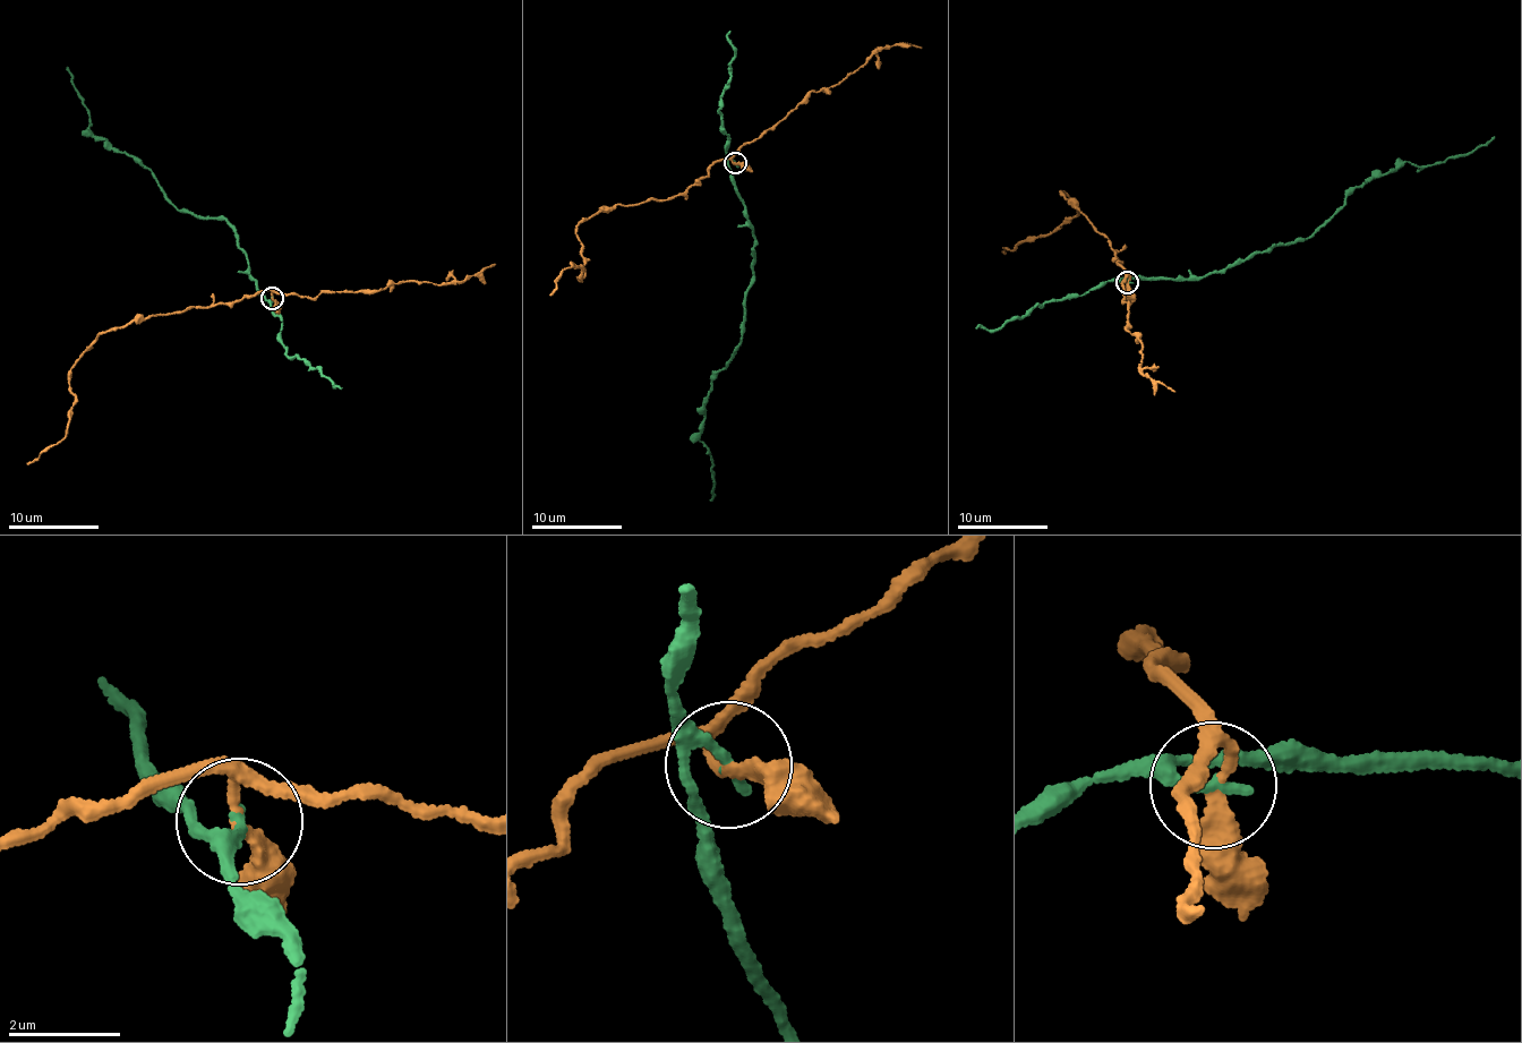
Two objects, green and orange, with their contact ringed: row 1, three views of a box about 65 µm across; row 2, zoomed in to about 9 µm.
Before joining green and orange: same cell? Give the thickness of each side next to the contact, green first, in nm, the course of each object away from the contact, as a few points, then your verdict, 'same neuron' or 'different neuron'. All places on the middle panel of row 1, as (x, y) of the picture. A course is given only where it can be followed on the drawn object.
calibres 160 and 240 nm; course green (735, 162), (729, 177), (754, 239), (753, 280), (741, 344), (712, 379), (698, 441), (710, 456), (710, 499); course orange (733, 162), (711, 163), (708, 176), (665, 199), (618, 204), (580, 222), (582, 279), (572, 264), (552, 295); different neuron

